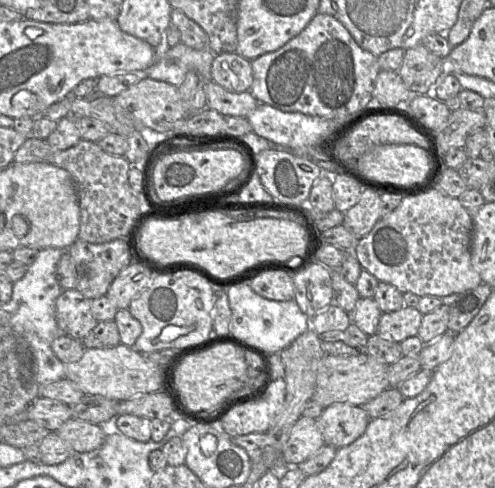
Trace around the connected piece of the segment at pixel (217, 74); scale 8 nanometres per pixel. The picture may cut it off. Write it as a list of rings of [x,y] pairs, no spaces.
[[[236,52],[215,55],[211,80],[228,91],[247,92],[253,83],[251,61]]]

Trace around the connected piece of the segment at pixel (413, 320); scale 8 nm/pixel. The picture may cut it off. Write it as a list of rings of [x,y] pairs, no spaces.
[[[404,306],[393,312],[382,313],[378,334],[386,339],[401,343],[418,334],[423,314],[413,307]]]

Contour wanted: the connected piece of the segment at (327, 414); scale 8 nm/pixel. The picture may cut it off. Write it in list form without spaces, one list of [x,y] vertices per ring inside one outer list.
[[[335,403],[323,409],[316,419],[324,444],[336,449],[350,445],[365,432],[370,417],[363,407]]]

